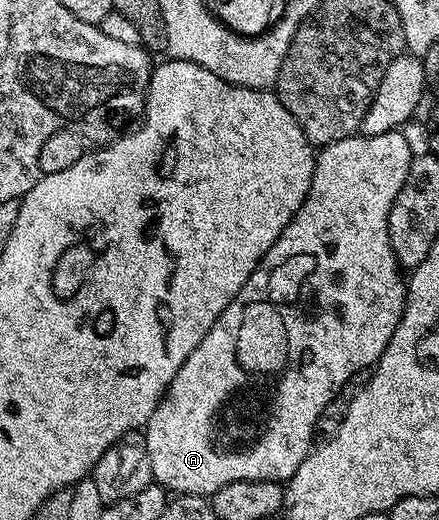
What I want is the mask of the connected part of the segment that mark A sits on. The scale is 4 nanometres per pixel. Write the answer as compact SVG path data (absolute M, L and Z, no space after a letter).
M402 130L382 133L380 136L365 136L355 134L345 140L333 141L324 146L315 156L315 168L313 169L313 181L309 185L309 193L297 209L293 221L285 225L281 237L265 253L265 257L253 269L249 281L241 285L241 293L233 297L233 301L217 317L213 329L205 333L201 345L185 357L185 365L177 369L177 377L167 386L167 392L159 400L153 417L146 425L145 446L152 465L152 477L154 482L164 487L169 493L175 495L202 495L210 497L217 489L229 485L233 481L273 481L283 483L291 479L293 473L305 461L305 457L313 450L313 441L316 438L314 425L322 417L322 411L341 388L350 382L354 375L366 372L374 368L379 359L385 353L389 345L389 337L397 329L401 321L403 311L407 307L407 284L404 272L401 270L389 241L389 209L401 193L405 185L405 177L409 173L409 165L412 161L409 141L405 141Z

